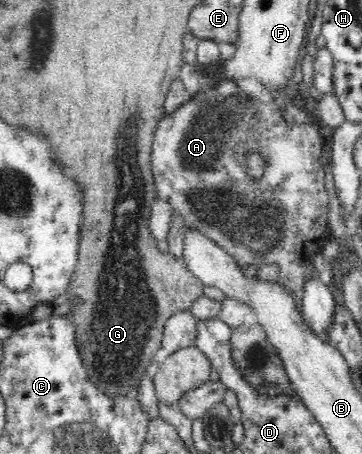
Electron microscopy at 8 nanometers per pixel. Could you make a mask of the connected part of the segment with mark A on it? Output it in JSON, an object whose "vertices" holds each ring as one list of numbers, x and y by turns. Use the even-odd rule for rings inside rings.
{"vertices":[[217,85,213,87,207,86,200,93,195,93,193,97,188,97,185,103,181,107,177,107,171,114,165,114,156,127,150,158,152,159,152,174,156,183,157,197,167,202,174,210,183,215,189,227,199,230,218,246,221,246,240,266,255,265,258,269,268,263,277,264,280,279,278,285,289,289,291,294,295,296,297,308,301,308,305,283,309,283,309,279,313,278,314,274,313,270,309,269,307,265,310,263,311,258,319,254,323,246,333,238,327,226,329,199,327,198,327,190,325,190,325,172,323,172,323,167,319,163,321,153,324,152,324,133,320,124,313,124,312,122,305,122,302,125,297,123,289,125,283,114,281,114,281,109,274,101,263,103,244,92,222,97,217,93],[255,151,264,155,263,158,265,158,265,175,261,175,261,179,253,179,246,172,247,153]]}

